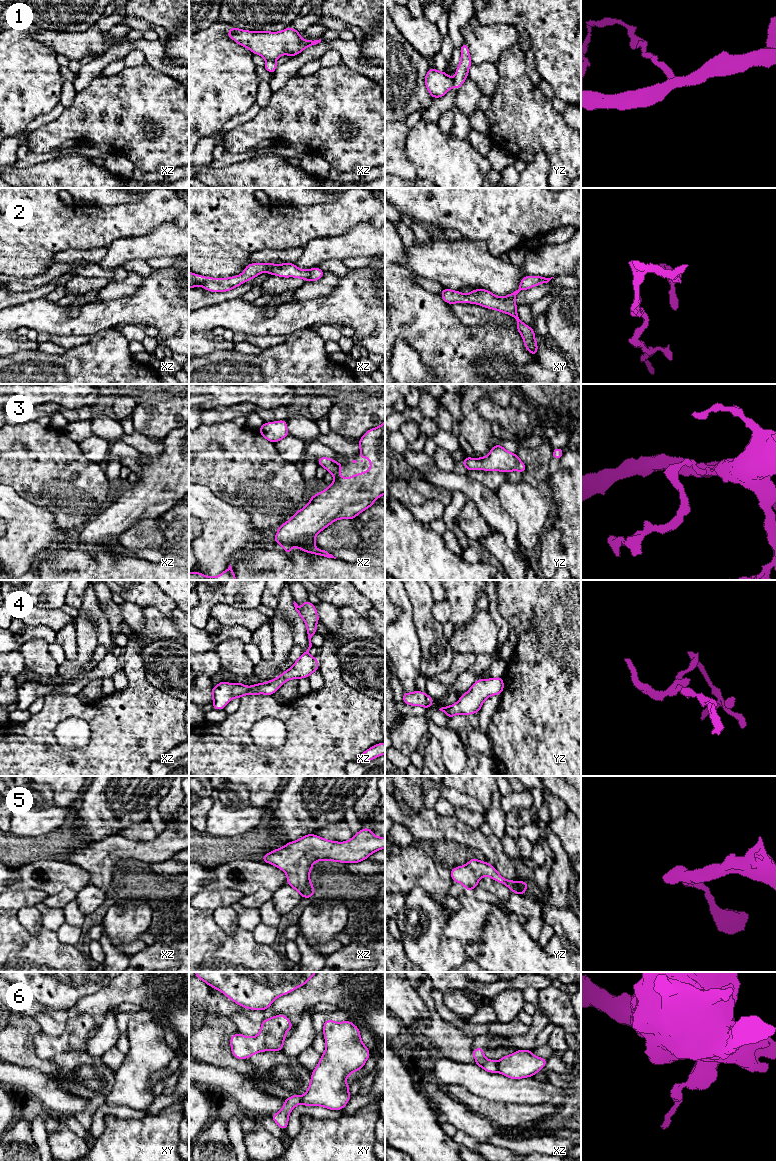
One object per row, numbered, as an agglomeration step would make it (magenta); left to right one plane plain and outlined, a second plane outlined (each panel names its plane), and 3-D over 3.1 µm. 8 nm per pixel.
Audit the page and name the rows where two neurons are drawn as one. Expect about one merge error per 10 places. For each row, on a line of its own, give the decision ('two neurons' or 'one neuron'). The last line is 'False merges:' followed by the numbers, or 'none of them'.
1: two neurons
2: one neuron
3: one neuron
4: one neuron
5: one neuron
6: two neurons
False merges: 1, 6

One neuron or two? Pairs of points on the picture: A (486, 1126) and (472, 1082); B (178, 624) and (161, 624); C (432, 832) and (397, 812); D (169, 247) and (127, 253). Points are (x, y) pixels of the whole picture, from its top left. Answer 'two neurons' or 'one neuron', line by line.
A: two neurons
B: one neuron
C: one neuron
D: one neuron

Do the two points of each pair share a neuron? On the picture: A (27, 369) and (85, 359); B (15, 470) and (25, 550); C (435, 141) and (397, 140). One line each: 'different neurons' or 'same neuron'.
A: same neuron
B: different neurons
C: different neurons

